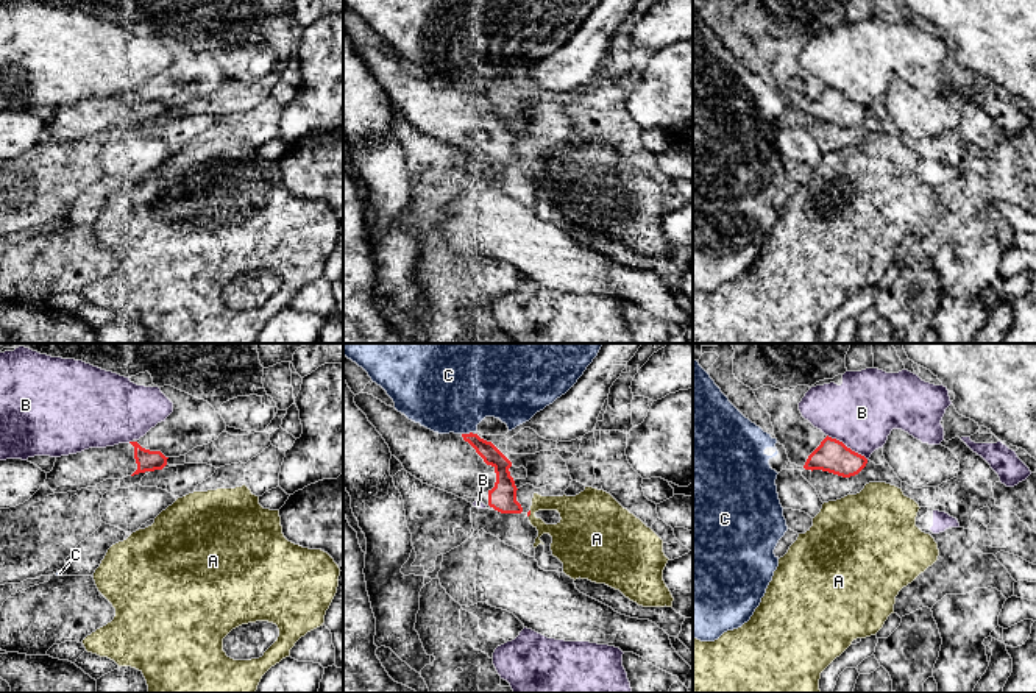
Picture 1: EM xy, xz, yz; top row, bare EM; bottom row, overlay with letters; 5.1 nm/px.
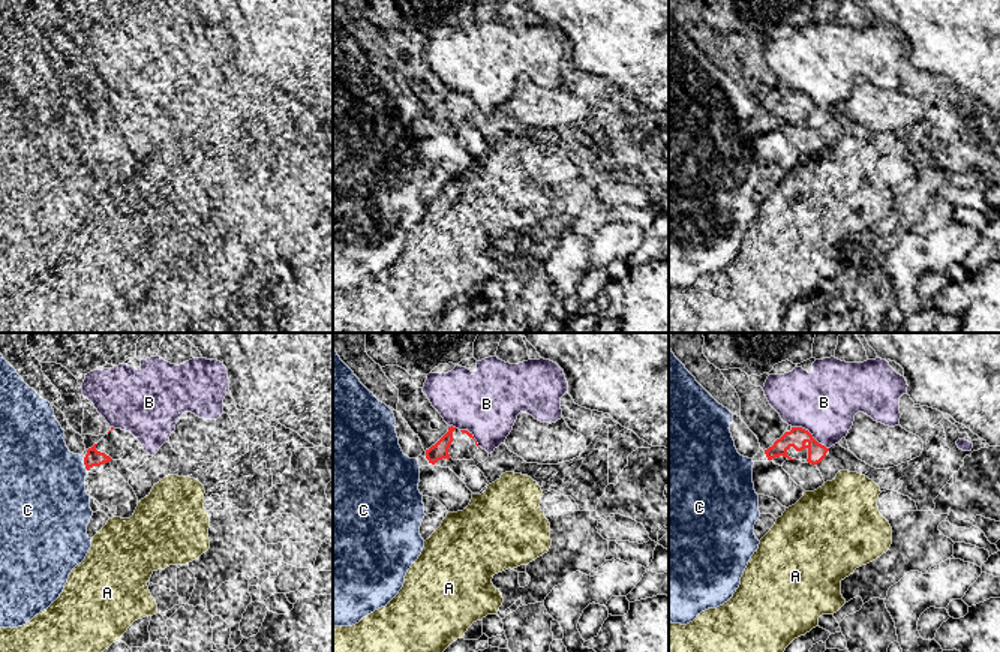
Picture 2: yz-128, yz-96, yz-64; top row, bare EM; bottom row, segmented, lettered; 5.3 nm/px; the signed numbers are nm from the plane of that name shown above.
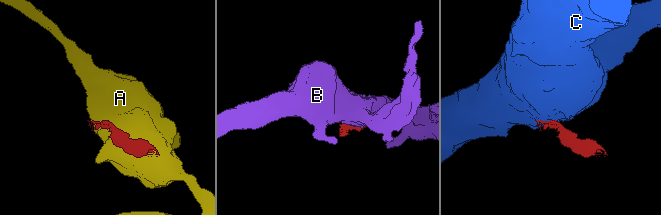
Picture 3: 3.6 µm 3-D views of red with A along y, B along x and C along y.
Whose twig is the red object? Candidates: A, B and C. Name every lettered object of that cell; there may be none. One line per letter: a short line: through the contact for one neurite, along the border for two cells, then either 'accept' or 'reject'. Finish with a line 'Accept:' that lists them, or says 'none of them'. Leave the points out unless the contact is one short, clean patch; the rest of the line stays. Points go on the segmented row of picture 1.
A: reject
B: reject
C: xz (471, 431), (462, 434) | reject
Accept: none of them

